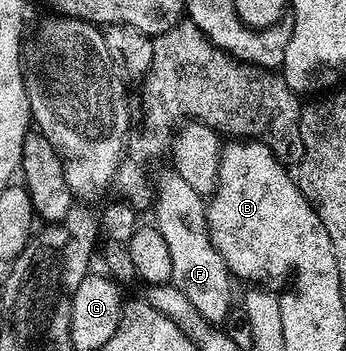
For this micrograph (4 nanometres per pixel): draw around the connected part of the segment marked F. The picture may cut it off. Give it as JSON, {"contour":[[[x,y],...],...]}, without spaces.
{"contour":[[[168,174],[159,184],[159,192],[157,188],[154,204],[154,227],[158,228],[161,238],[165,238],[165,246],[169,246],[170,283],[189,298],[189,302],[196,307],[201,318],[211,325],[222,325],[233,307],[233,277],[211,241],[207,229],[207,204],[204,197],[199,196],[197,190],[193,190],[193,186],[188,186],[185,178]]]}

